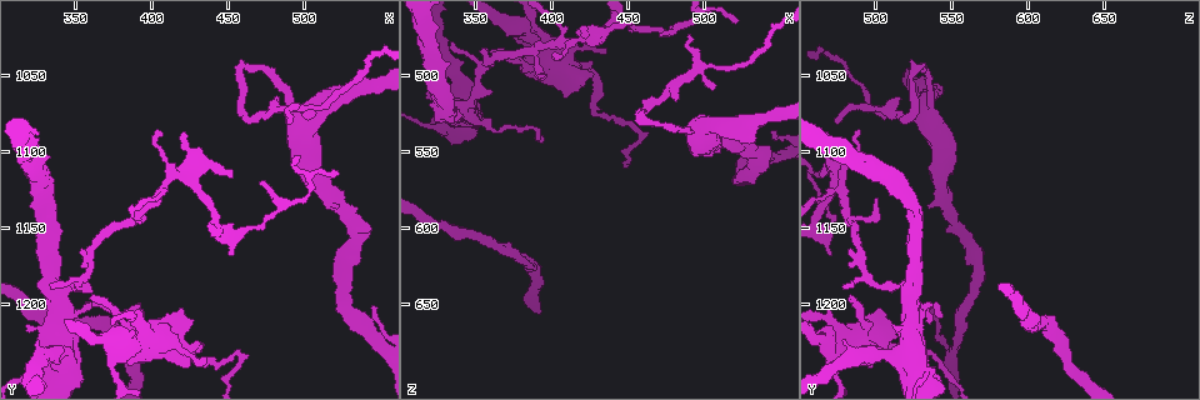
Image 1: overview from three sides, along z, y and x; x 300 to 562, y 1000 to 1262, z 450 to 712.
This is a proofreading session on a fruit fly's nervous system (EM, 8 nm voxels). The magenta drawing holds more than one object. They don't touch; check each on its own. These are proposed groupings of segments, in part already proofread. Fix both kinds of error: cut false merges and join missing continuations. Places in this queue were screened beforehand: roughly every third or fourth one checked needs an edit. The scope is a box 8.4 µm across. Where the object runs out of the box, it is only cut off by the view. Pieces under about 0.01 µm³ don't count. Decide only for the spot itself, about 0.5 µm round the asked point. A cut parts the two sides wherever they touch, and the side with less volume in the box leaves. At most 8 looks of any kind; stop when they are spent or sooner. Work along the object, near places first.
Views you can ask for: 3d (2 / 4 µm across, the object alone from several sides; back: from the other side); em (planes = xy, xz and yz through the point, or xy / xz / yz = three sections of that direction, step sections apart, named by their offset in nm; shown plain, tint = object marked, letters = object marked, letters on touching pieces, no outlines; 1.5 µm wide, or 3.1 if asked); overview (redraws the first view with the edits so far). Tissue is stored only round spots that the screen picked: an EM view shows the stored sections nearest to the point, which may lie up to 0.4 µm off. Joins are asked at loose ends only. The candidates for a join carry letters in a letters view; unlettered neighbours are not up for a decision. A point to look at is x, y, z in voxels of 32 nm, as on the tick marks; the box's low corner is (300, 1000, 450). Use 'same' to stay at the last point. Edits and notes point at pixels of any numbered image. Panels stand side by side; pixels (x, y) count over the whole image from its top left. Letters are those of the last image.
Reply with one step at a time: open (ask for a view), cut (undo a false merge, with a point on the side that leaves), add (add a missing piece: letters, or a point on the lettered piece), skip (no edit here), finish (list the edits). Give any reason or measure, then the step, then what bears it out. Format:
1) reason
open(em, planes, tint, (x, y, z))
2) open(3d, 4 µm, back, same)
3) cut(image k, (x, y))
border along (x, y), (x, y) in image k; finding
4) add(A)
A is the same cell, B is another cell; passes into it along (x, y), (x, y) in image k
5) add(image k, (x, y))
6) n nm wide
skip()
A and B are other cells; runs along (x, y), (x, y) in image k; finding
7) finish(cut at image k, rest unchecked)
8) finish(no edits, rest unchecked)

abrupt turn
open(3d, 2 µm, back, (456, 1232, 536))

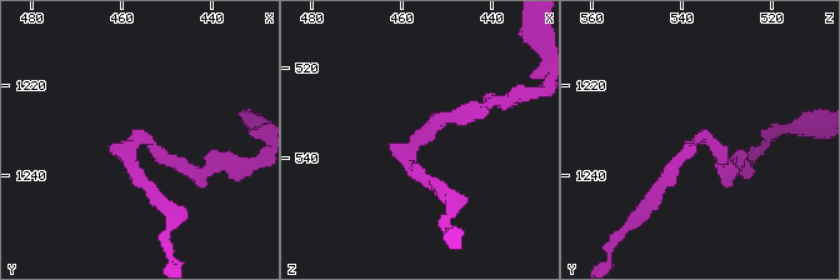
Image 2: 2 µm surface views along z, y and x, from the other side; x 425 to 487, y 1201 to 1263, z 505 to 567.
open(em, planes, letters, (457, 1231, 536))

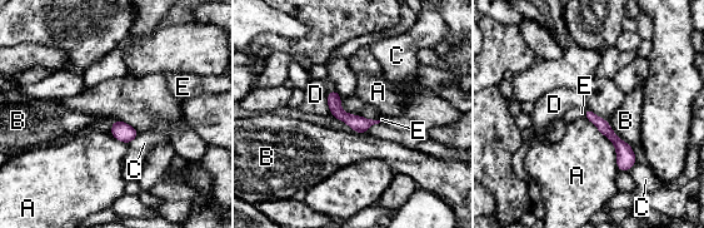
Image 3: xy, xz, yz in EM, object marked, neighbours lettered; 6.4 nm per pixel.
skip()
A, B, C, D and E are other cells; runs along (587, 112), (623, 148), (625, 168) in image 3; continuous, no second cell

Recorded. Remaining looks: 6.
free end
open(em, yz, step 8, plain, (452, 1168, 472))

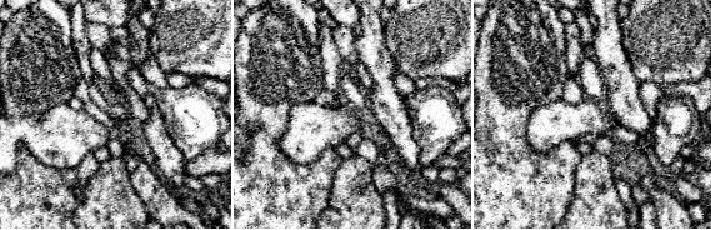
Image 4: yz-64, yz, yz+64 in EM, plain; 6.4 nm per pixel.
open(em, yz, step 8, letters, same)

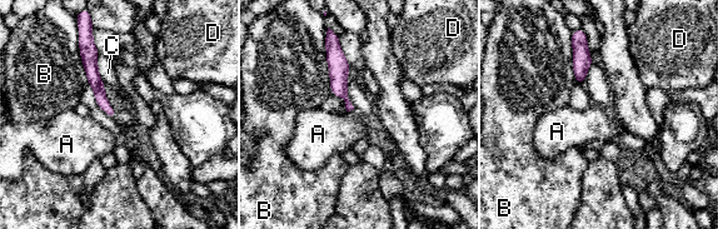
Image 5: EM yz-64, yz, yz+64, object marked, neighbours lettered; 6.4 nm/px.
skip()
A, B, C and D are other cells; none of them fits

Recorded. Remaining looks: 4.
four or more arms meet
open(em, planes, plain, (402, 1128, 480))

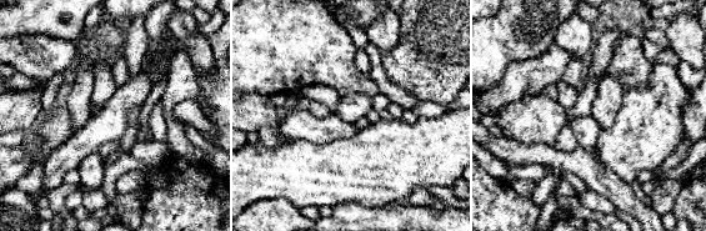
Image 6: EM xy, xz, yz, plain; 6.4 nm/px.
open(em, planes, letters, same)

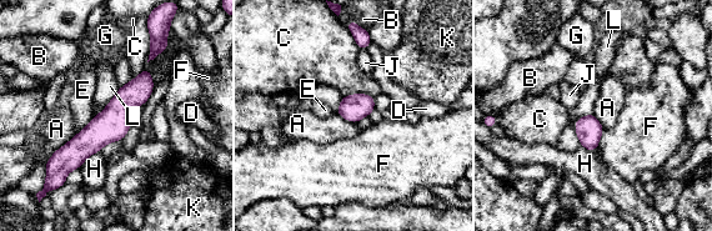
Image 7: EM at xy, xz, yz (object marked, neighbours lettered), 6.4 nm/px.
skip()
A, B, C, D, E, F, G, H, J, K and L are other cells; continuous, no second cell

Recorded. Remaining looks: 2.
finish(no edits, rest unchecked)

